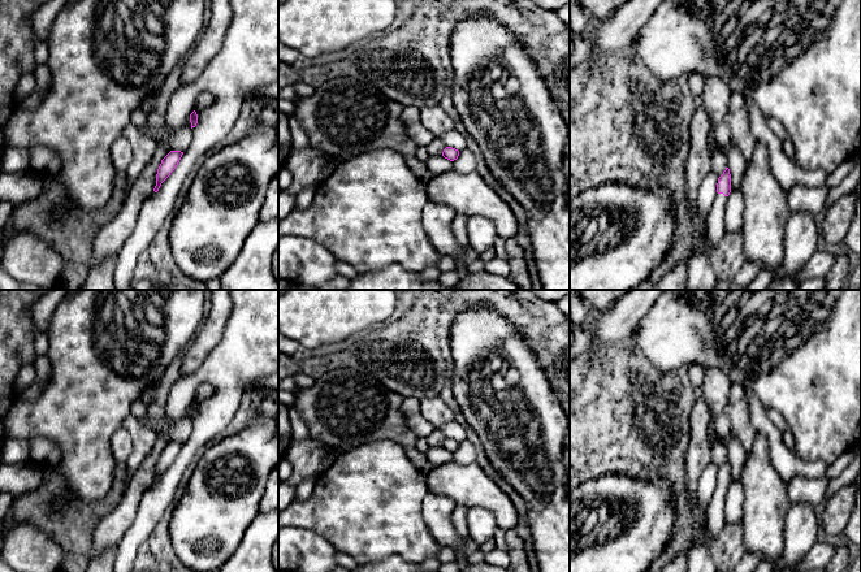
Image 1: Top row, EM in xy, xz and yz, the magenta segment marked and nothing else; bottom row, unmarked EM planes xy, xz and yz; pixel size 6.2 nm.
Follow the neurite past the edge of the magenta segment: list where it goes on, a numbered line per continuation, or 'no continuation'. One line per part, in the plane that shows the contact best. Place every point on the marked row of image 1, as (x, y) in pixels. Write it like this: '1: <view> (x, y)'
1: yz (715, 219)

